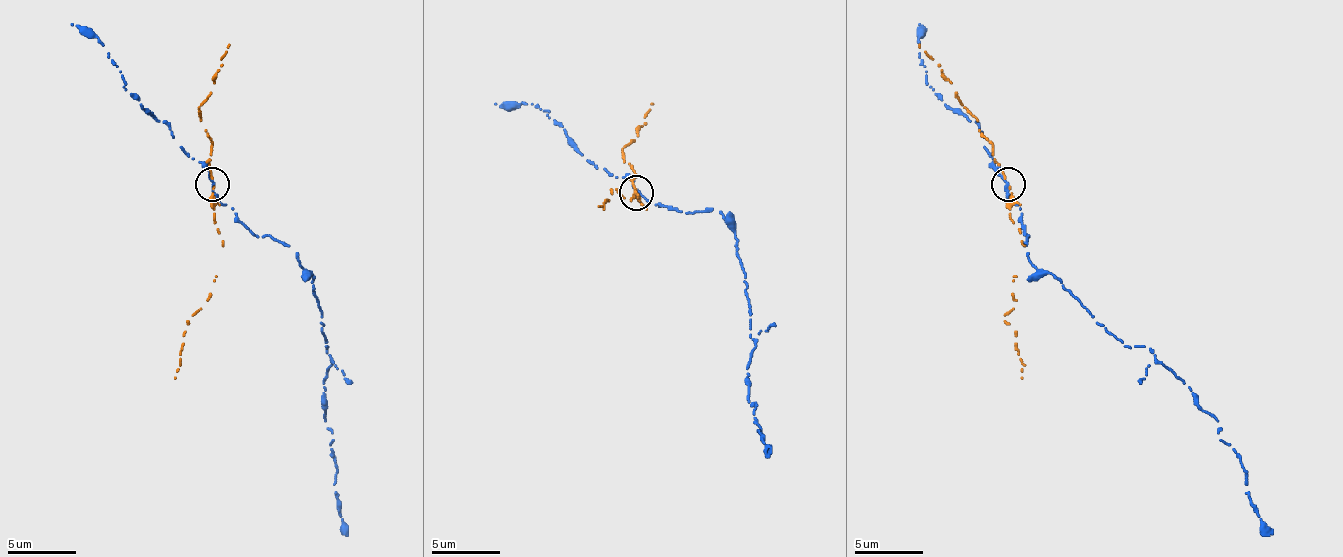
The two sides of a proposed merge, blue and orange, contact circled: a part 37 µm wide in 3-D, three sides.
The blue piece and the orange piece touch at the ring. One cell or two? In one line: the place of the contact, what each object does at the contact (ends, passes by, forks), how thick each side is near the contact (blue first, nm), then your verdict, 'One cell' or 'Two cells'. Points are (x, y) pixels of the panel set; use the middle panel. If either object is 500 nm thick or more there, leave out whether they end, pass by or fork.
Place: (636, 192). At the ring blue passes by. At the ring orange passes by. Thickness 240 nm (blue) against 140 nm. Two cells

